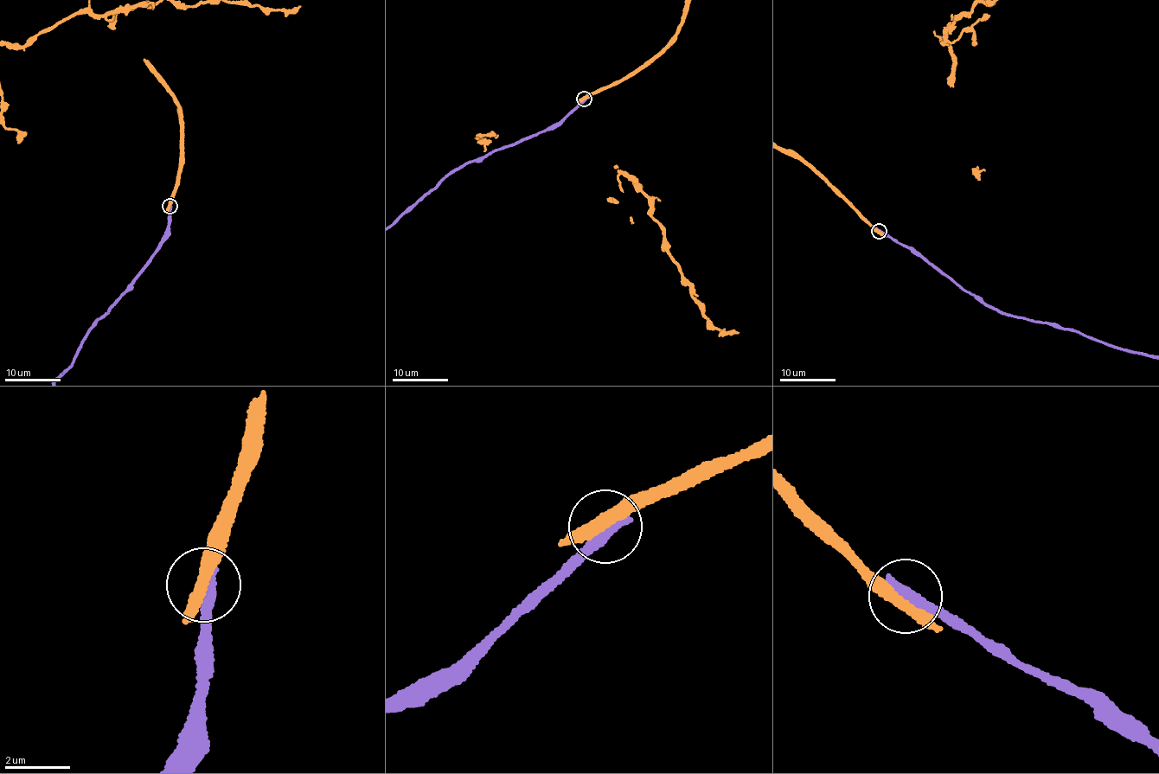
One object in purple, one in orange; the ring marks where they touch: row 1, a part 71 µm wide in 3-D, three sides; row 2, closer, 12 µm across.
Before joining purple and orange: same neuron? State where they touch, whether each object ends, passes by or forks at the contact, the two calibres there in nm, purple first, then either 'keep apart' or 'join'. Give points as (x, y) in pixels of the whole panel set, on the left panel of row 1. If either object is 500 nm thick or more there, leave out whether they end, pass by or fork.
at (169, 206); purple ends there; orange passes by; 360 nm thick on the purple side, 360 nm on the other; keep apart

